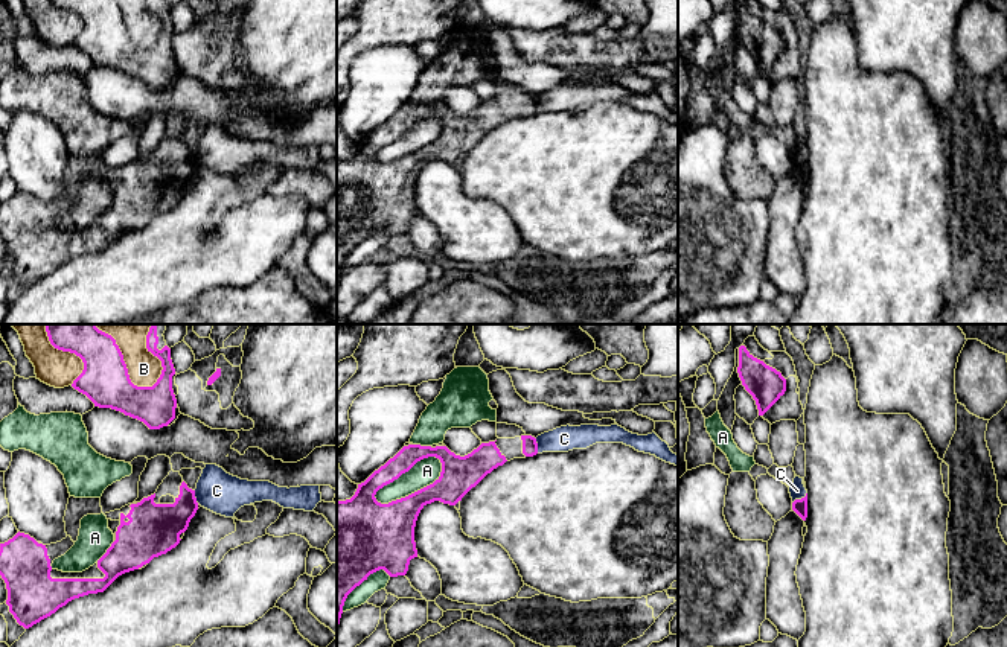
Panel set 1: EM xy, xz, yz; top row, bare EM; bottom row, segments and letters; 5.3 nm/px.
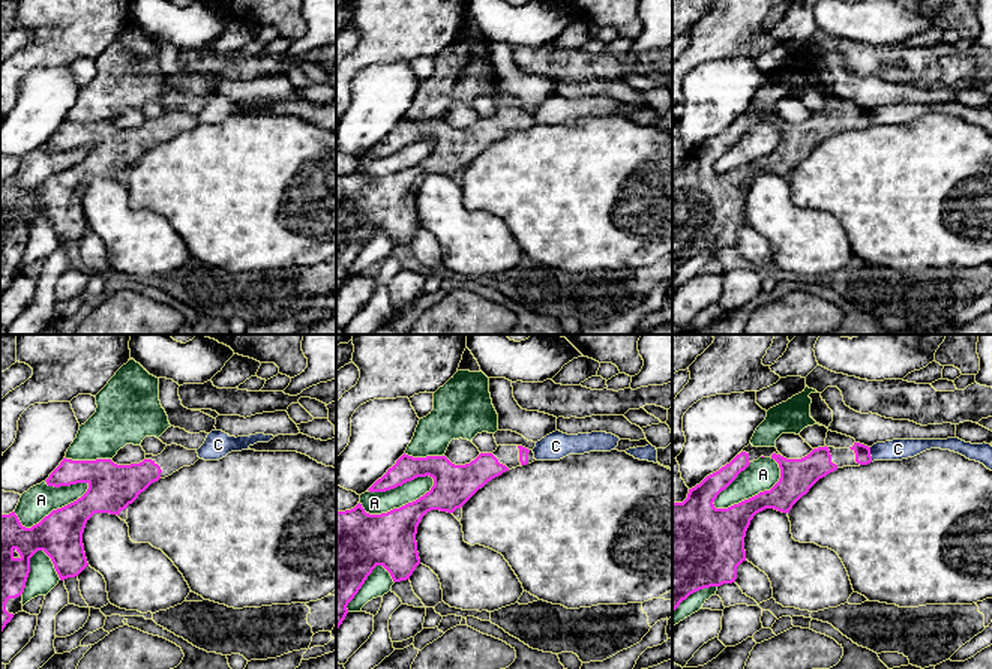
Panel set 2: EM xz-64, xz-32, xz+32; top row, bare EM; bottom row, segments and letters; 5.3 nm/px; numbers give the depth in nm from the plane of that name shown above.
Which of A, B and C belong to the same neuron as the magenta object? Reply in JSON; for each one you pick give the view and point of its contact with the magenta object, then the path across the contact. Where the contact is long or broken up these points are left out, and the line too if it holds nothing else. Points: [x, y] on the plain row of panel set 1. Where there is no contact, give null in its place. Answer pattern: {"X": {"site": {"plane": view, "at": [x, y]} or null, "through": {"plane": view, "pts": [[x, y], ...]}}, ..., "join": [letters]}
{"join": []}

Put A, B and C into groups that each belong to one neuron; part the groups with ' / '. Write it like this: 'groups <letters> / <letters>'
groups A / B / C

